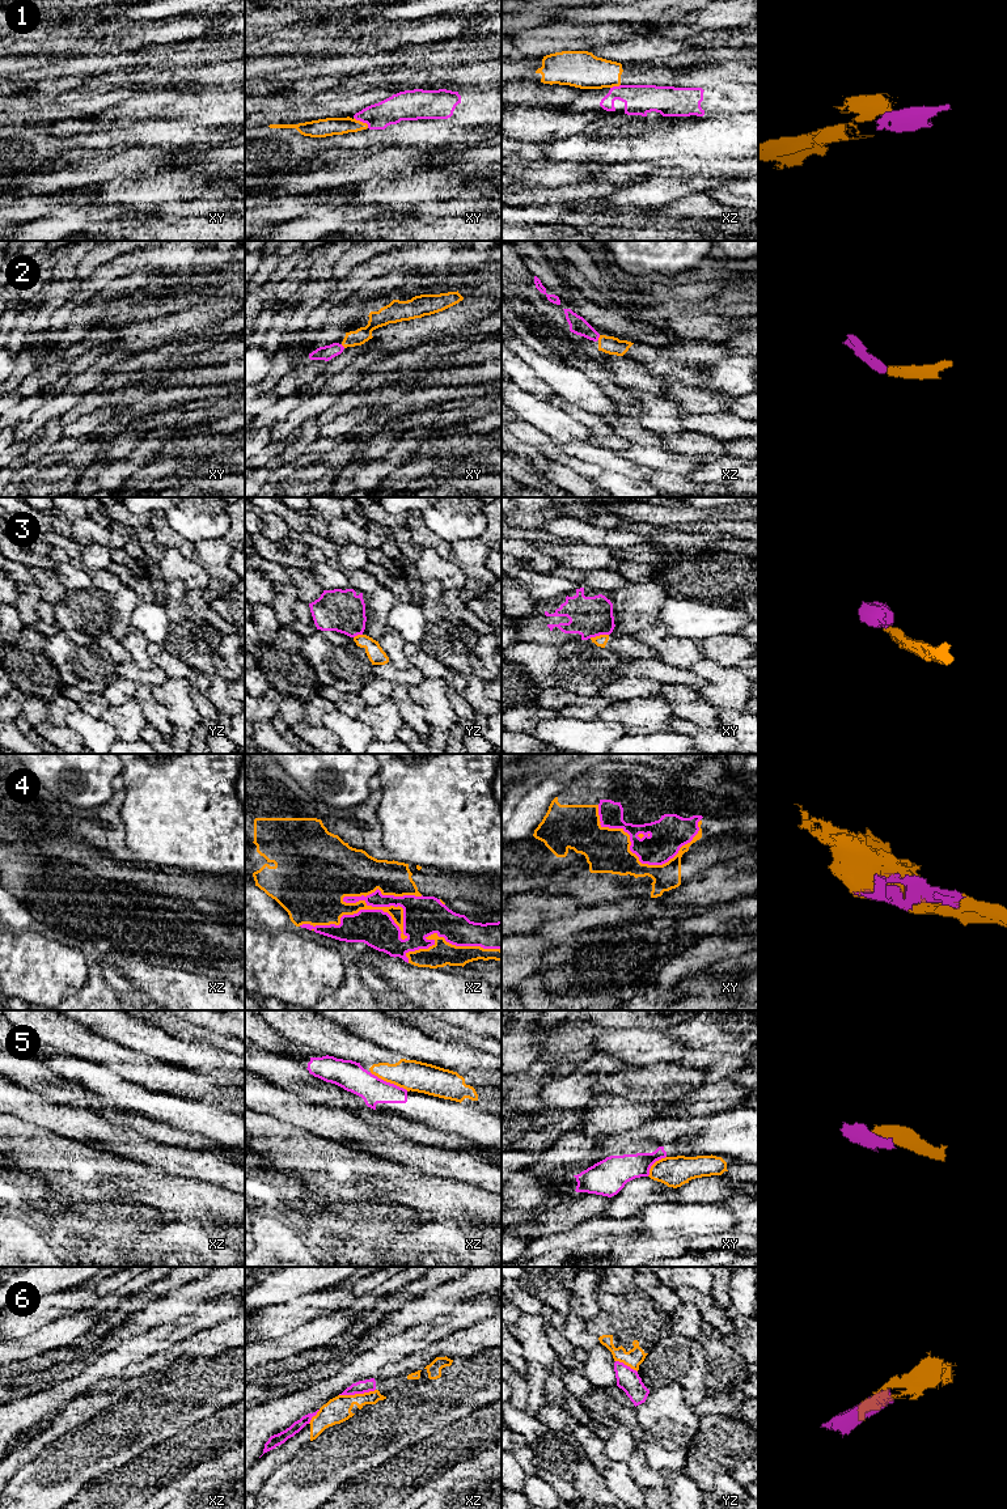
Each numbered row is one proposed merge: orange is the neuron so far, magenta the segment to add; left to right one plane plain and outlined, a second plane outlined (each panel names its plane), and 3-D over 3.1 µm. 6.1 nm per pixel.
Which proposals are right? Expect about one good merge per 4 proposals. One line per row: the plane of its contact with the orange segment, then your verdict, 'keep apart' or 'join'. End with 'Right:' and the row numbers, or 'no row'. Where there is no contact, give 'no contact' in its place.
1: contact in xy; join
2: contact in xz; join
3: contact in xy; keep apart
4: contact in xz; join
5: contact in xz; keep apart
6: contact in xz; keep apart
Right: 1, 2, 4

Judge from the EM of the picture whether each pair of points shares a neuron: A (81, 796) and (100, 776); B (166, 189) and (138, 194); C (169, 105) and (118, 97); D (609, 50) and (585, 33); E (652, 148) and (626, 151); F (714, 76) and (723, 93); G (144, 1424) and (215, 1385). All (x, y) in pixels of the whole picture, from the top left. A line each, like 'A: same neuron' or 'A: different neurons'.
A: same neuron
B: same neuron
C: different neurons
D: different neurons
E: same neuron
F: different neurons
G: same neuron

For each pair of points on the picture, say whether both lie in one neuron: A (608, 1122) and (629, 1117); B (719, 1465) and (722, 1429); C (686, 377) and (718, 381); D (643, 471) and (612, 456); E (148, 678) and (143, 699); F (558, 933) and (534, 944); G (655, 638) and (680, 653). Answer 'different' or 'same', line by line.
A: same
B: same
C: different
D: same
E: different
F: different
G: same

